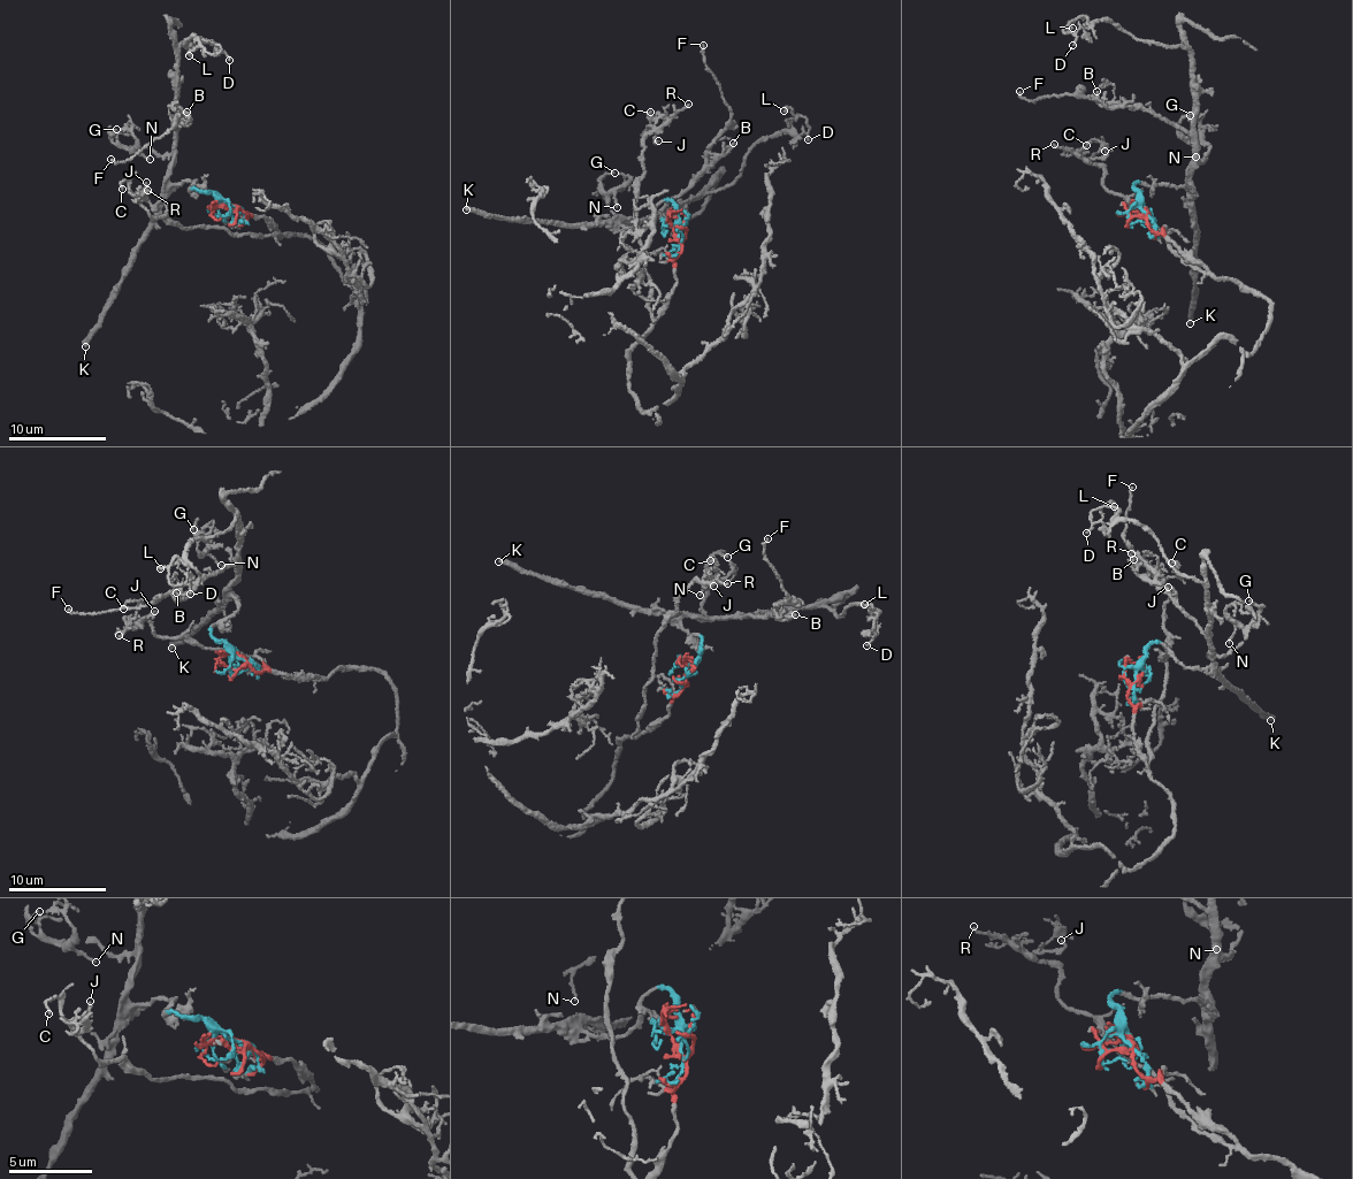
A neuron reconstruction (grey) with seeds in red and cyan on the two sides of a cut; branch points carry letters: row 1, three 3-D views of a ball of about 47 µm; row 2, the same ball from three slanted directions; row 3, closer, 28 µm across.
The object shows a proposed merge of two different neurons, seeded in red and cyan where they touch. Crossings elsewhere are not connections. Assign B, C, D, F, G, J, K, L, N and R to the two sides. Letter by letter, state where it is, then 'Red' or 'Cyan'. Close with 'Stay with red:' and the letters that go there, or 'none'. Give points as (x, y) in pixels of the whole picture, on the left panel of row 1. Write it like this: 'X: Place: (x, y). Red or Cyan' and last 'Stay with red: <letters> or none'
B: Place: (186, 112). Cyan
C: Place: (122, 189). Red
D: Place: (229, 60). Cyan
F: Place: (111, 159). Cyan
G: Place: (116, 129). Cyan
J: Place: (146, 182). Red
K: Place: (85, 346). Cyan
L: Place: (189, 55). Cyan
N: Place: (150, 159). Cyan
R: Place: (147, 190). Red
Stay with red: C, J, R

